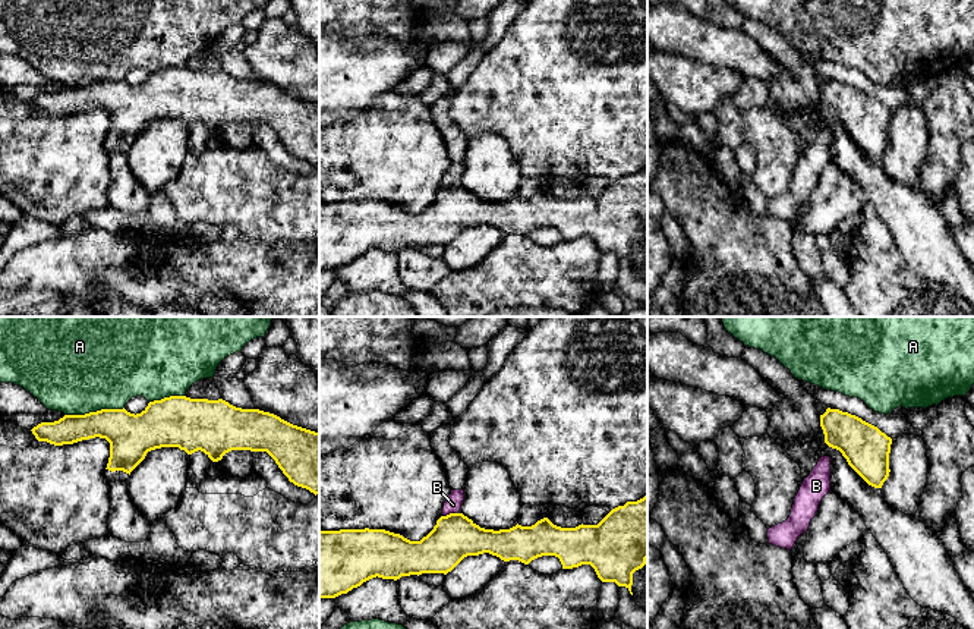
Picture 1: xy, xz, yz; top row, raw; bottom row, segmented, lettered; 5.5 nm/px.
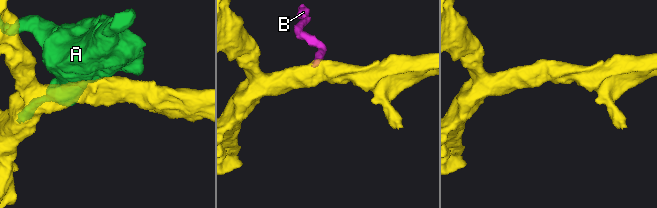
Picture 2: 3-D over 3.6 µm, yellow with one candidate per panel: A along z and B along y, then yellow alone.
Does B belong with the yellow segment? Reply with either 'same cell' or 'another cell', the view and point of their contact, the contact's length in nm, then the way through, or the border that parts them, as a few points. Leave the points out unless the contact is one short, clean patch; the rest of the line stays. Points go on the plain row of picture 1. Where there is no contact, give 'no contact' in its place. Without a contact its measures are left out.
same cell | xz (450, 185) | 80 nm | across xz (454, 208), (450, 185), (453, 176)

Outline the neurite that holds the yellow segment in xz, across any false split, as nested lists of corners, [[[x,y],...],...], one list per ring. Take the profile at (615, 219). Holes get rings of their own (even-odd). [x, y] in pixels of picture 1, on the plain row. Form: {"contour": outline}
{"contour": [[[451,161],[444,174],[442,188],[420,213],[410,213],[385,201],[319,202],[319,270],[335,270],[360,258],[372,249],[400,251],[422,245],[451,243],[464,229],[489,224],[504,233],[518,232],[529,236],[542,227],[555,227],[562,240],[590,236],[602,254],[615,254],[630,265],[633,245],[647,232],[647,167],[612,180],[598,196],[561,199],[548,189],[532,198],[516,196],[510,201],[485,201],[464,188],[460,180],[464,161]]]}

